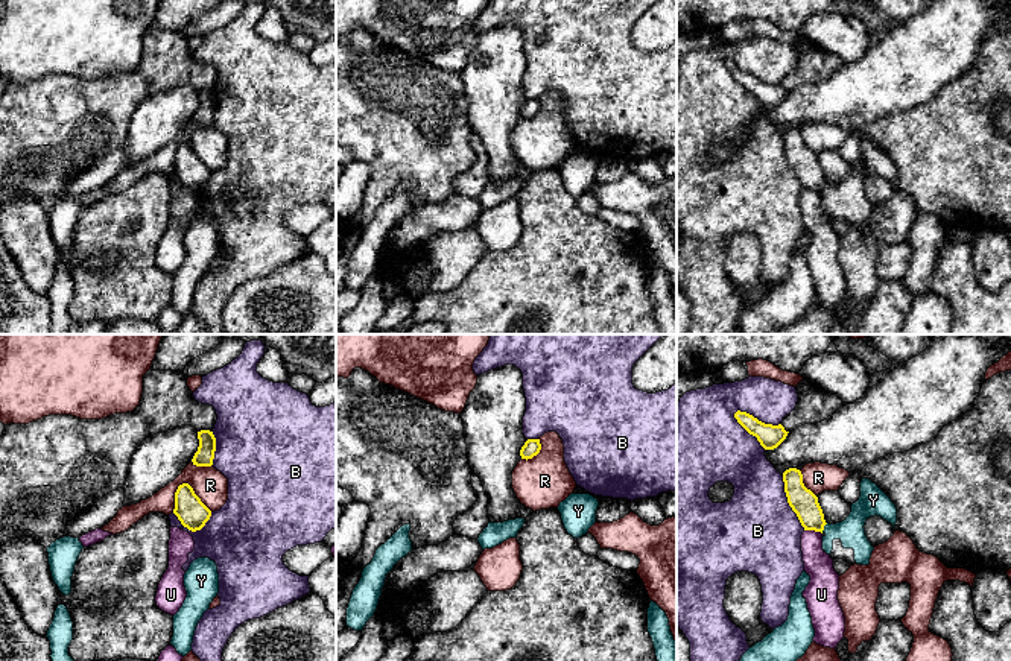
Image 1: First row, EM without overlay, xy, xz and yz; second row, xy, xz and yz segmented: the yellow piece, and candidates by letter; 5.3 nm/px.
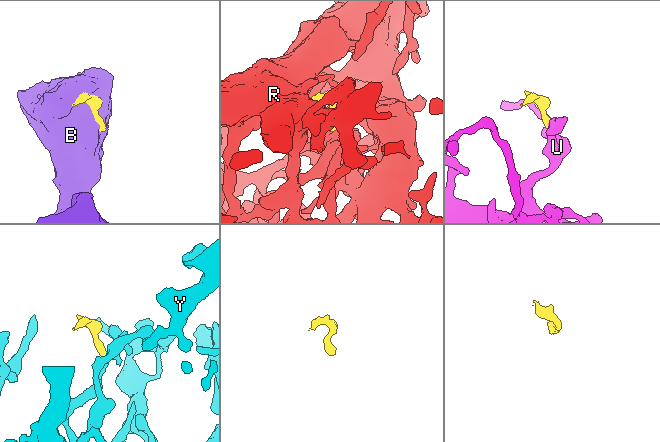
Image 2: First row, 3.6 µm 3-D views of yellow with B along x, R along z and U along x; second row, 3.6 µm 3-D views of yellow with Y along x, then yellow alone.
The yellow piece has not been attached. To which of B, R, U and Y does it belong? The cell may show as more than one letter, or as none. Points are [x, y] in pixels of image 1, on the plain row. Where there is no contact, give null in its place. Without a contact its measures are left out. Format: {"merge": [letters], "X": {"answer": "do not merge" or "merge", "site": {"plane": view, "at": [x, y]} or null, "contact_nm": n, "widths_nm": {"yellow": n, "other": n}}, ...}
{"merge": ["R"], "B": {"answer": "do not merge", "site": {"plane": "yz", "at": [747, 90]}, "contact_nm": 260, "widths_nm": {"yellow": 130, "other": 440}}, "R": {"answer": "merge", "site": {"plane": "xy", "at": [193, 152]}, "contact_nm": 240, "widths_nm": {"yellow": 160, "other": 180}}, "U": {"answer": "do not merge", "site": {"plane": "yz", "at": [814, 189]}, "contact_nm": 100, "widths_nm": {"yellow": 140, "other": 150}}, "Y": {"answer": "do not merge", "site": {"plane": "yz", "at": [823, 187]}, "contact_nm": 70, "widths_nm": {"yellow": 140, "other": 140}}}

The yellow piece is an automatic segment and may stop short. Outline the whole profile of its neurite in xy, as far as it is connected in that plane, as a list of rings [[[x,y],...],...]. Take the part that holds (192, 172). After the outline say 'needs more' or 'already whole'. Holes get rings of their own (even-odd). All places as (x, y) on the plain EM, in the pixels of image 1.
[[[210,90],[198,91],[199,106],[192,122],[169,144],[137,164],[123,166],[103,187],[113,195],[128,190],[149,172],[178,176],[192,191],[201,190],[214,170],[228,160],[228,138],[213,126],[216,97]]]; needs more

